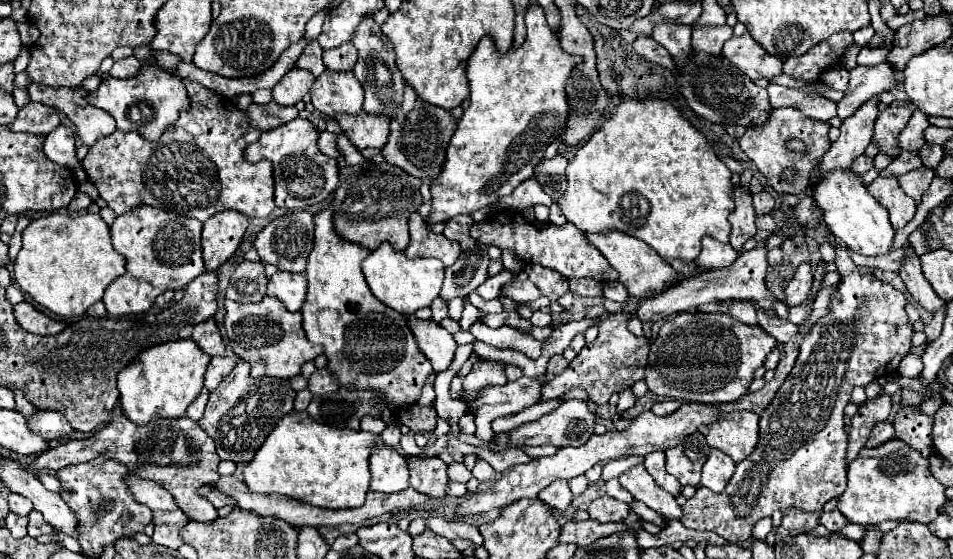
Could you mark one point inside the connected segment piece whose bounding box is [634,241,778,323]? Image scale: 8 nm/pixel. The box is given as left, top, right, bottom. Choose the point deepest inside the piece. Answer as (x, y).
(746, 278)

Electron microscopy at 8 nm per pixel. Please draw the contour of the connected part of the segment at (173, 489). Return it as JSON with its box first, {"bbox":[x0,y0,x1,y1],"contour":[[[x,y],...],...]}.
{"bbox":[26,415,220,521],"contour":[[[116,415],[108,425],[104,425],[100,431],[96,431],[88,439],[72,439],[56,449],[48,449],[46,453],[38,455],[30,465],[26,465],[26,471],[38,473],[40,469],[52,469],[60,471],[62,467],[70,463],[86,463],[96,457],[114,459],[122,465],[126,465],[134,475],[152,479],[166,491],[170,491],[178,503],[178,507],[192,519],[192,521],[214,521],[218,519],[216,509],[200,497],[198,481],[216,481],[218,475],[218,463],[220,457],[216,453],[214,441],[206,435],[206,431],[194,423],[190,417],[182,419],[154,419],[148,425],[134,425],[124,415]]]}

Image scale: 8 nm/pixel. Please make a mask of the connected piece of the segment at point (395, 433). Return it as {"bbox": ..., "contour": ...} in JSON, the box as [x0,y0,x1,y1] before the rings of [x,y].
{"bbox":[380,423,404,455],"contour":[[[389,423],[381,433],[380,437],[387,445],[393,446],[400,455],[404,455],[404,451],[400,448],[400,438],[402,434],[397,423]]]}

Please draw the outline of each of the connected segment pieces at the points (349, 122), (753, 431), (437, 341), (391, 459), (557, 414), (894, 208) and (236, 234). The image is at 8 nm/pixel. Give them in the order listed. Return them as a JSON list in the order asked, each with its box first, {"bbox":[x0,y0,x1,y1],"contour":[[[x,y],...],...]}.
[{"bbox":[334,113,388,151],"contour":[[[358,113],[358,115],[338,115],[334,117],[336,123],[340,125],[342,133],[352,141],[352,145],[362,151],[366,147],[376,147],[382,149],[388,139],[388,119],[382,115],[368,115],[368,113]]]},{"bbox":[700,411,760,463],"contour":[[[750,411],[722,413],[722,419],[702,425],[700,433],[706,437],[710,447],[716,447],[730,455],[736,463],[746,459],[758,445],[758,423],[760,417]]]},{"bbox":[408,317,456,371],"contour":[[[408,317],[408,325],[414,331],[416,343],[420,347],[420,351],[426,355],[426,359],[432,363],[434,371],[446,371],[454,359],[456,353],[456,341],[454,337],[440,327],[438,323],[430,321],[422,321],[416,317]]]},{"bbox":[370,449,408,493],"contour":[[[382,449],[370,457],[370,489],[382,493],[394,493],[408,487],[408,465],[390,449]]]},{"bbox":[510,399,596,447],"contour":[[[566,399],[558,409],[540,417],[538,421],[524,423],[510,431],[510,447],[522,445],[554,445],[554,447],[578,447],[590,439],[596,427],[596,413],[588,409],[588,403],[582,399]]]},{"bbox":[868,177,916,231],"contour":[[[878,177],[868,187],[868,191],[878,203],[882,203],[888,209],[890,223],[896,231],[902,229],[914,217],[916,203],[900,189],[896,177]]]},{"bbox":[202,211,248,271],"contour":[[[222,211],[204,221],[202,255],[206,271],[216,271],[234,255],[246,229],[248,219],[238,211]]]}]

